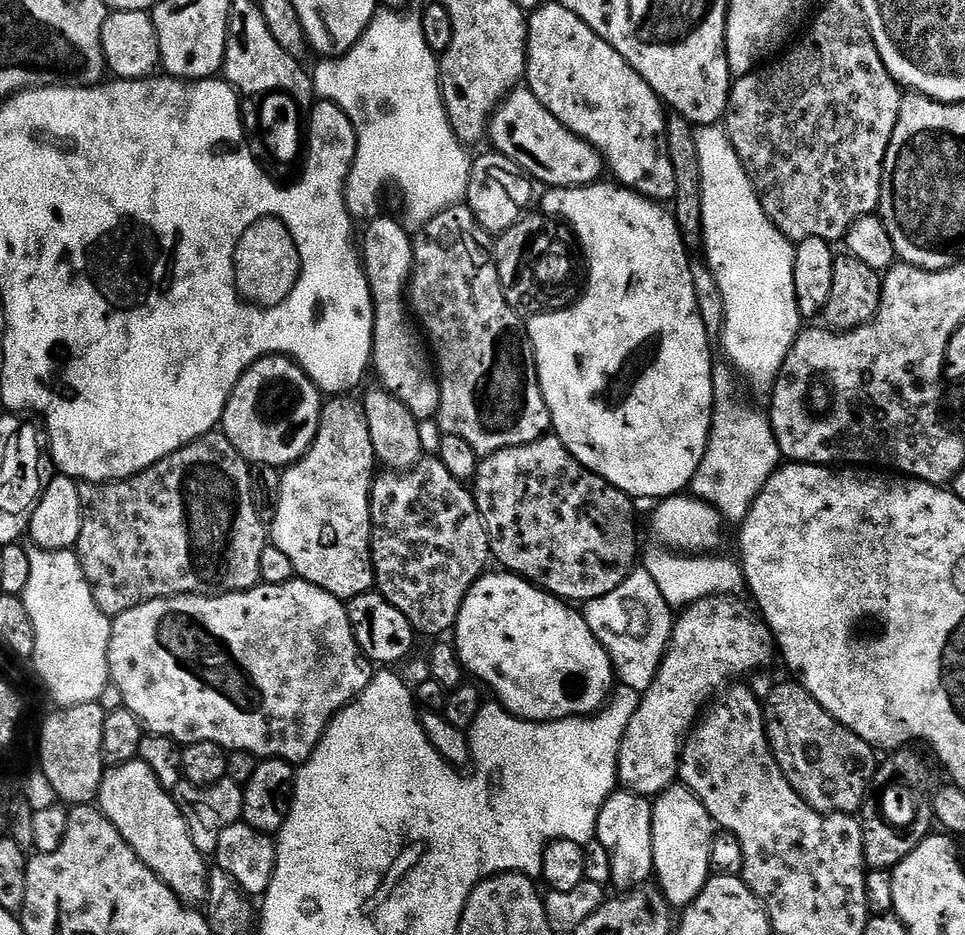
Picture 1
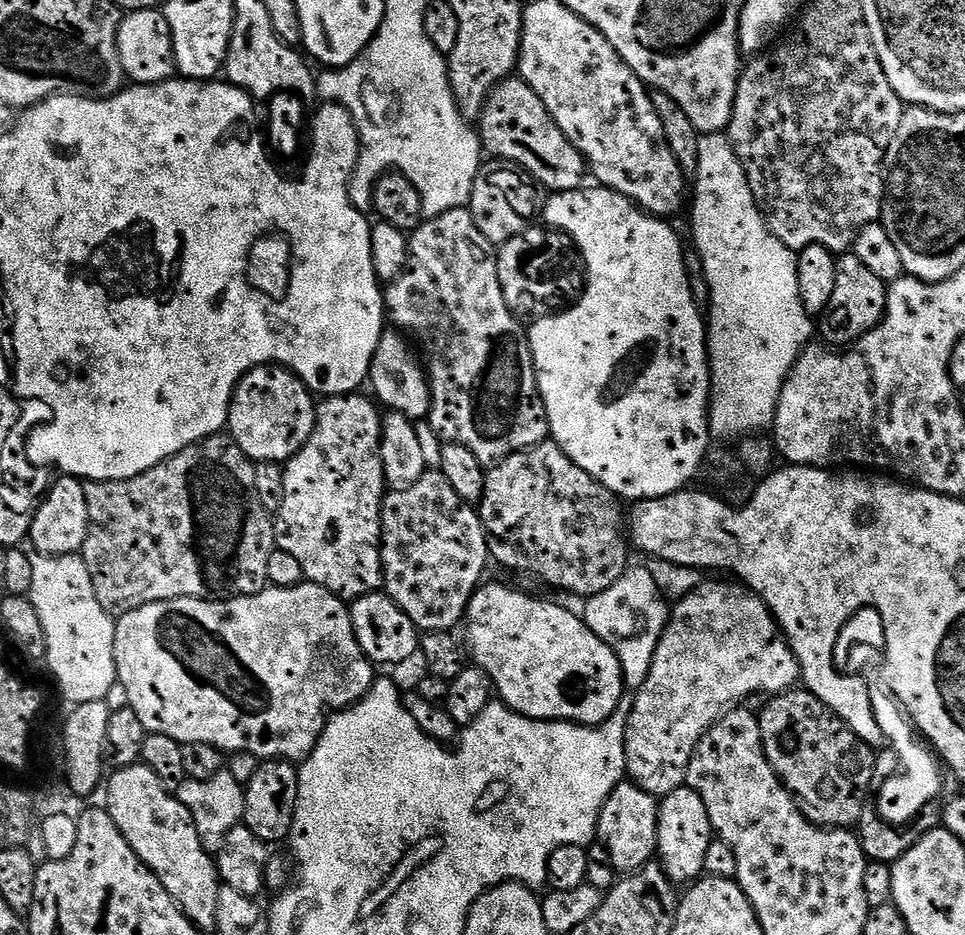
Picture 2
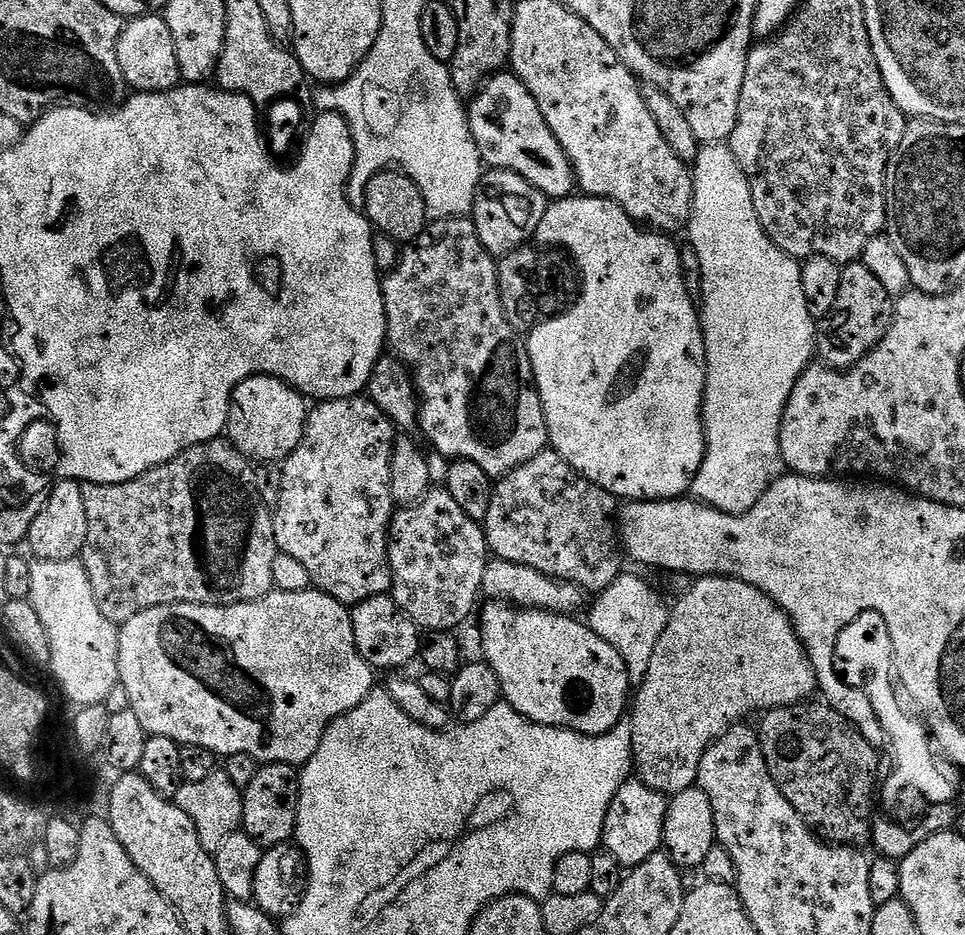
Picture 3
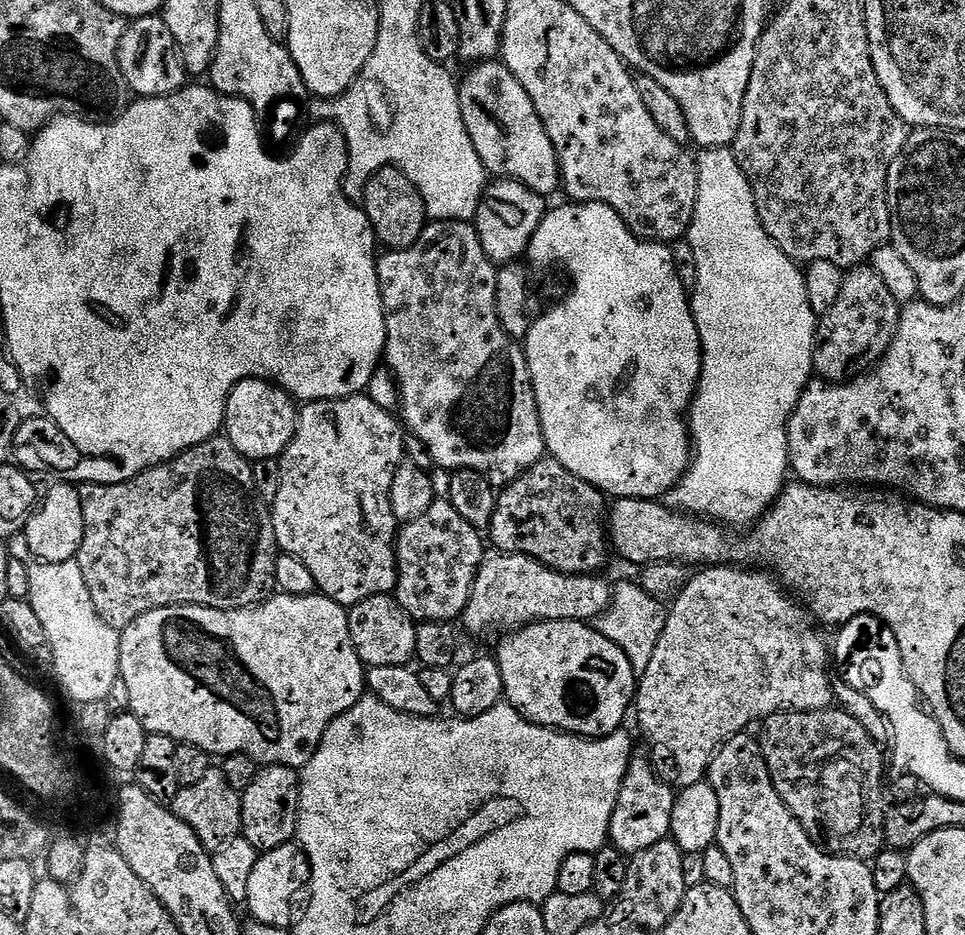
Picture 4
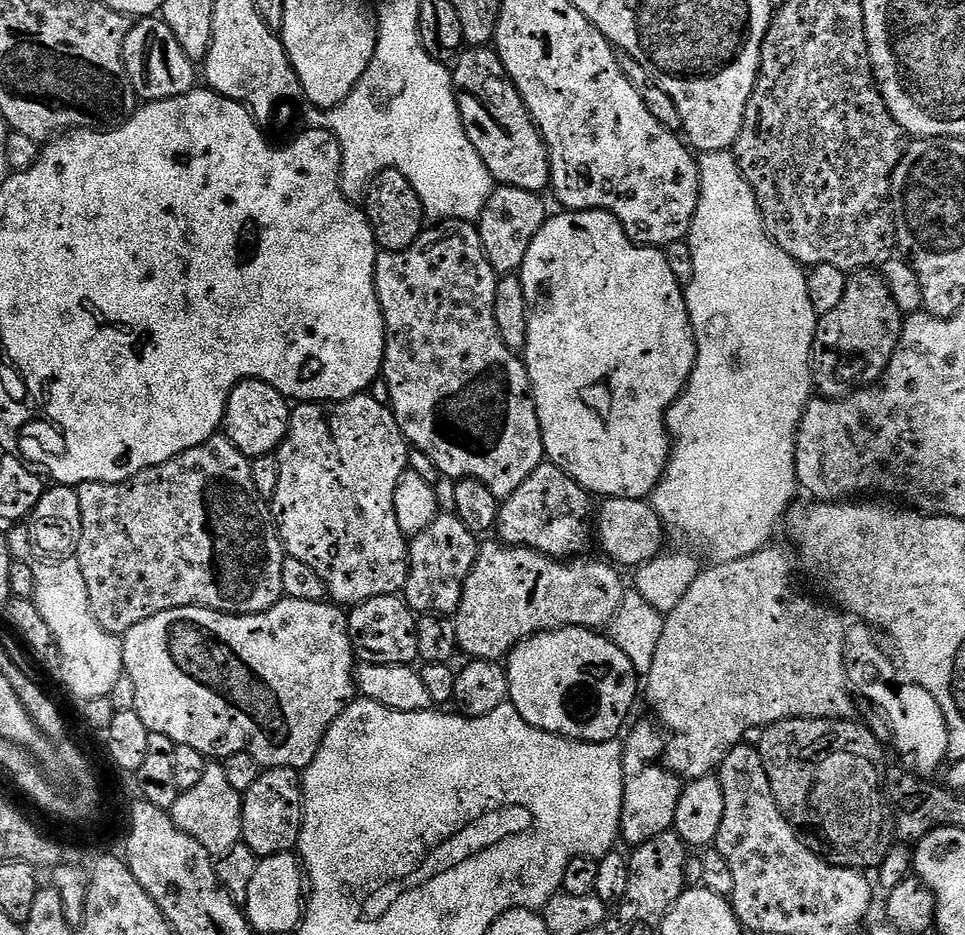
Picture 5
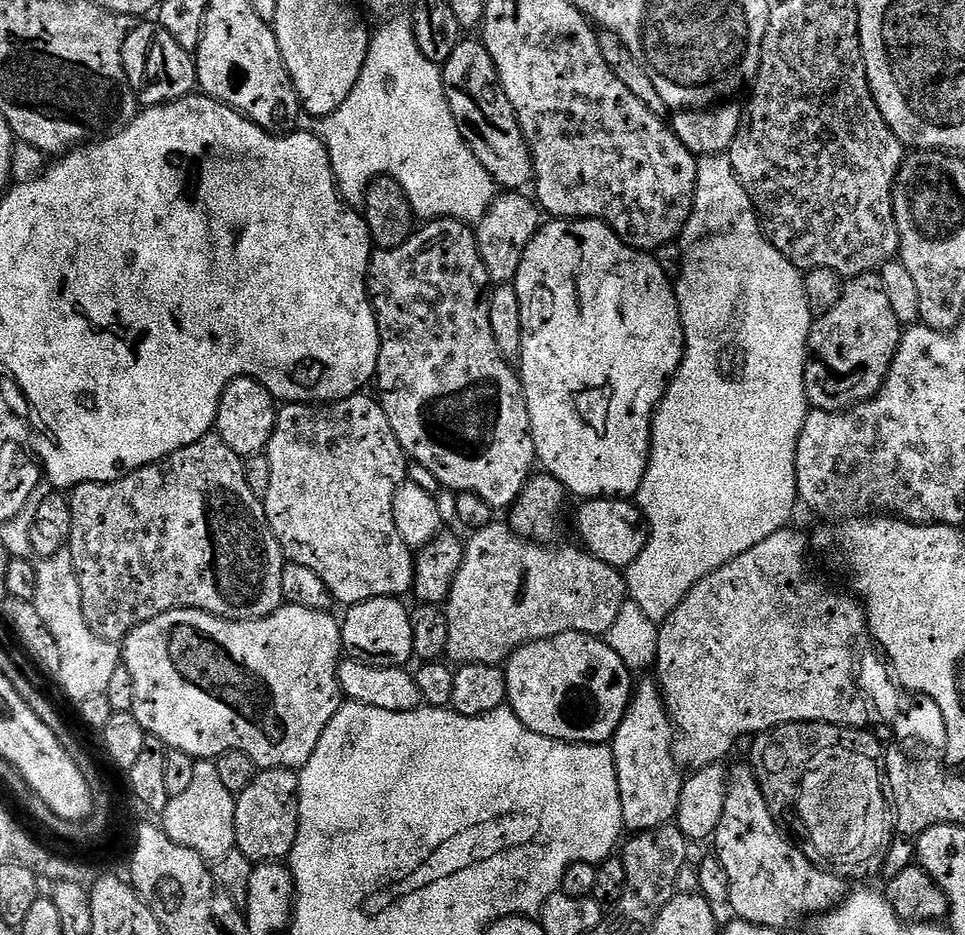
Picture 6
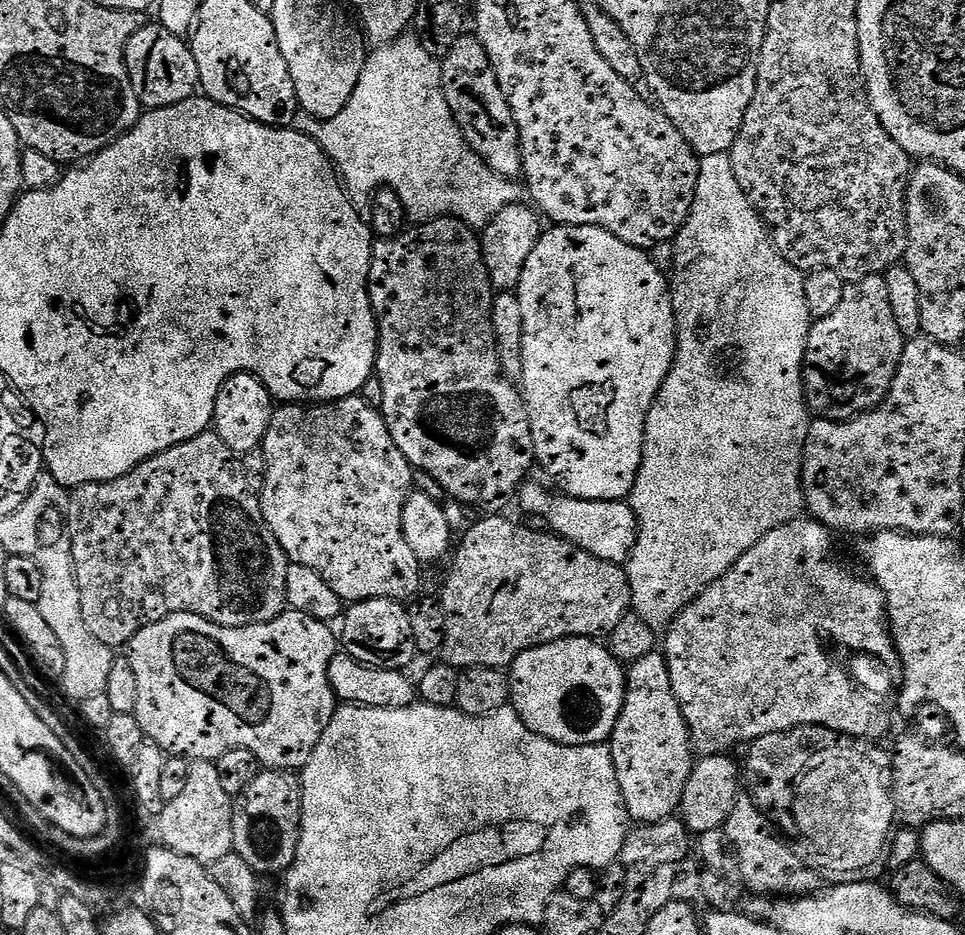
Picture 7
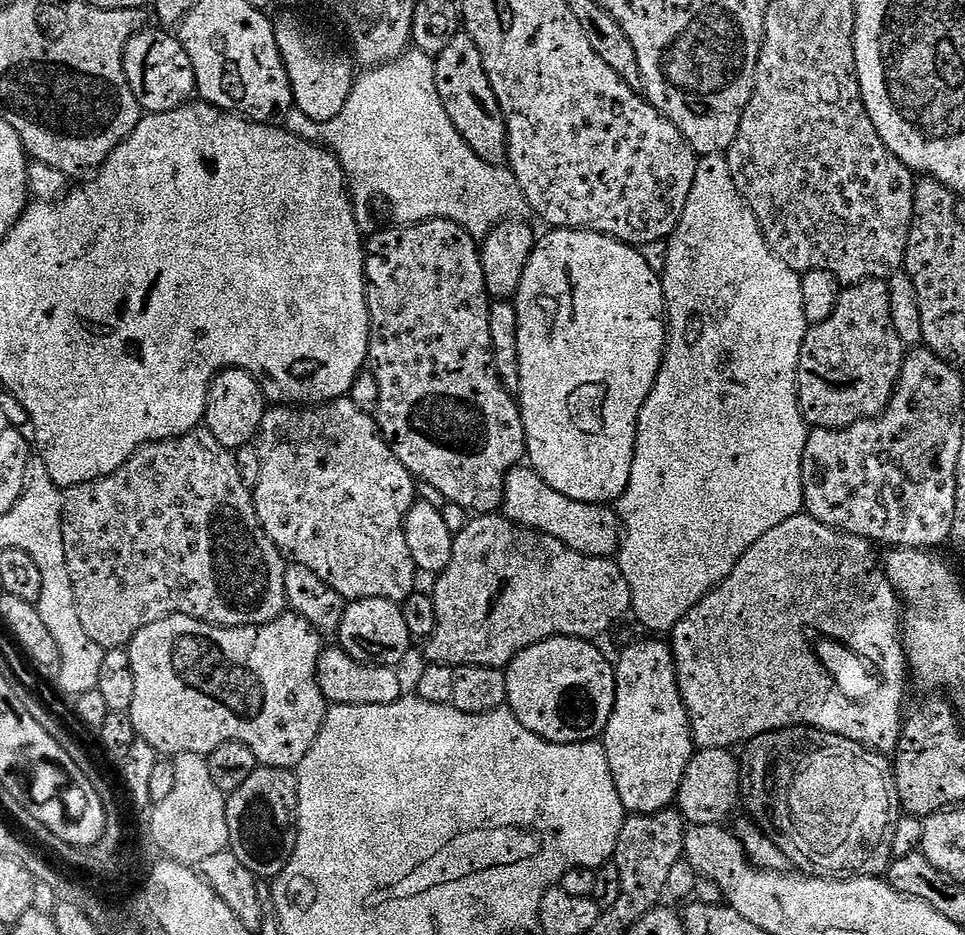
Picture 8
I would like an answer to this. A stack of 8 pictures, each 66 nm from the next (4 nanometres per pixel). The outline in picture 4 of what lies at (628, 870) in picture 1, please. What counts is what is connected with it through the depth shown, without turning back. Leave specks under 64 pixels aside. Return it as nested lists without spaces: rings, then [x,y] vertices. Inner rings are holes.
[[[633,759],[626,770],[626,778],[622,782],[622,790],[618,794],[618,802],[610,818],[608,838],[611,847],[631,858],[642,850],[650,850],[650,846],[657,842],[669,839],[675,801],[676,792],[672,785],[660,778],[652,769],[651,763],[647,759]]]

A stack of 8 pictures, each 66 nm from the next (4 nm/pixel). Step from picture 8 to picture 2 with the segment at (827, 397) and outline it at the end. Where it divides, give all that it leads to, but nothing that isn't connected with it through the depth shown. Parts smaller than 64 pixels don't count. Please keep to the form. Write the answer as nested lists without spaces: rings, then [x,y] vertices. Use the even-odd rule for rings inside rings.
[[[844,254],[837,259],[834,274],[834,294],[830,306],[818,320],[818,336],[825,345],[836,350],[844,350],[874,330],[884,320],[888,305],[888,284],[878,274],[872,273],[862,258],[854,254]]]

